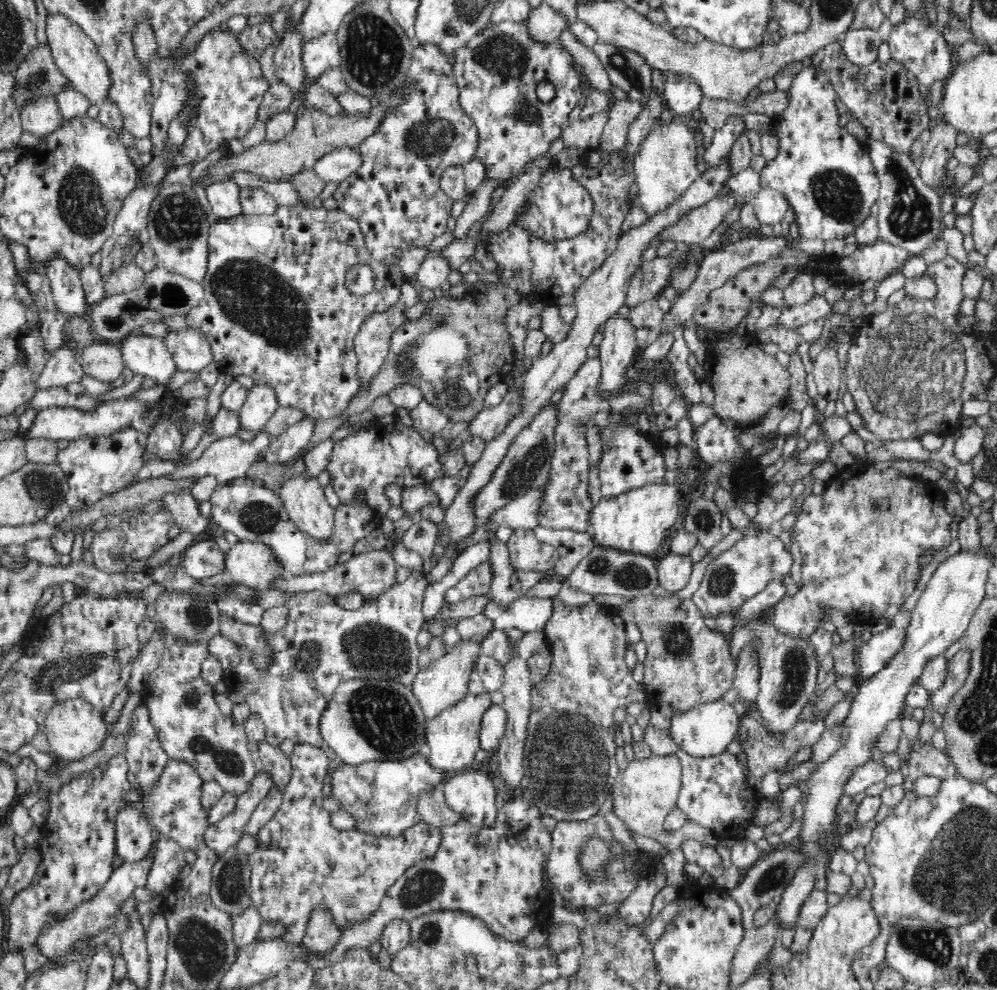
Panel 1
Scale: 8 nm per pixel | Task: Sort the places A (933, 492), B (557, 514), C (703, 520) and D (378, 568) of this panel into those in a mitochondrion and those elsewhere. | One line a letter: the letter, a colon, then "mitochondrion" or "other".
A: other
B: other
C: mitochondrion
D: mitochondrion

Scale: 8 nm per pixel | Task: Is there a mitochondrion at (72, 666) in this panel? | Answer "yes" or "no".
yes

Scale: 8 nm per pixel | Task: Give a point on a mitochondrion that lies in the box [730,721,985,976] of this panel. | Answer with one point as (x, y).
(934, 945)

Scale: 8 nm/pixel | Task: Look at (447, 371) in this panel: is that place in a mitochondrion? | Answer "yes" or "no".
yes

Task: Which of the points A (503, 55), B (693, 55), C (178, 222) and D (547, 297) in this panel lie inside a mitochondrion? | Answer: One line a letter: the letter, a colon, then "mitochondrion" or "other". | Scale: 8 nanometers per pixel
A: mitochondrion
B: other
C: mitochondrion
D: other

